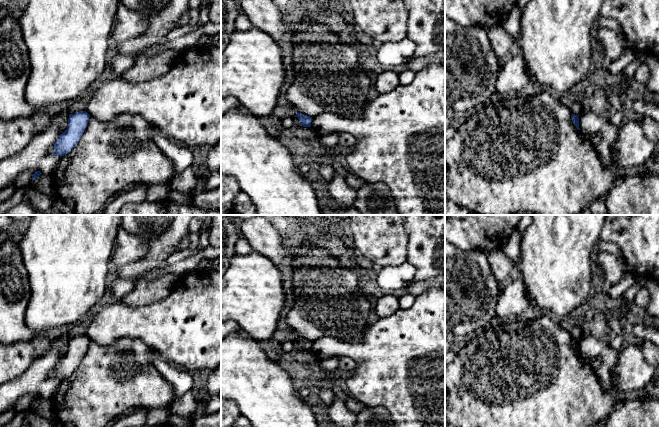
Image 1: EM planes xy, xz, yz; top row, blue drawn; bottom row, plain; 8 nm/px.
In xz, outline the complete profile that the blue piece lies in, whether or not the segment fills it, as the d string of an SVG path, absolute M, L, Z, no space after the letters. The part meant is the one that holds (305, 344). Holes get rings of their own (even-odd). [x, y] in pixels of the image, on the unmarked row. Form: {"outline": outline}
{"outline": "M297 336L297 338L294 341L297 341L300 344L301 350L303 350L303 351L310 351L311 350L312 341L301 338L299 336Z"}

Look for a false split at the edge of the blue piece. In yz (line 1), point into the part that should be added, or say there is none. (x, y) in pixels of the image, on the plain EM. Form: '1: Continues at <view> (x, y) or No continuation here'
1: No continuation here

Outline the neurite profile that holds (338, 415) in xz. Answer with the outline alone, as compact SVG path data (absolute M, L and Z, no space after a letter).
M336 396L324 418L330 427L355 427L358 421L357 415L351 412L345 402Z

